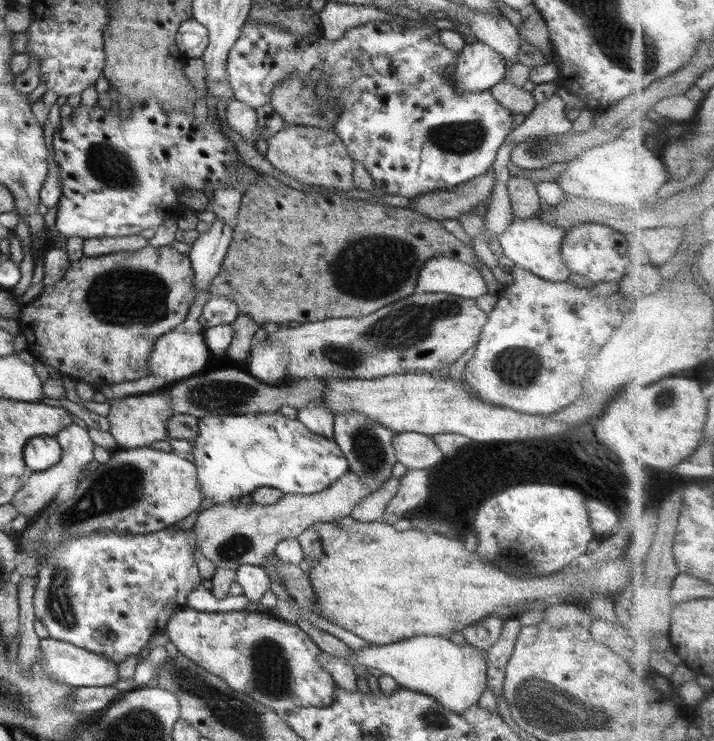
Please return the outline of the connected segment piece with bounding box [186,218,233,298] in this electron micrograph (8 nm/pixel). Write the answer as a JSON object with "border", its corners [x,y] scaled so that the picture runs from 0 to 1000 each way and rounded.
{"border":[[[304,294],[294,302],[291,310],[283,312],[280,320],[268,329],[269,336],[262,341],[263,350],[266,350],[268,360],[272,366],[272,390],[275,390],[276,402],[283,394],[294,394],[294,379],[305,371],[308,367],[315,343],[319,337],[326,323],[326,308],[311,298],[311,296]]]}

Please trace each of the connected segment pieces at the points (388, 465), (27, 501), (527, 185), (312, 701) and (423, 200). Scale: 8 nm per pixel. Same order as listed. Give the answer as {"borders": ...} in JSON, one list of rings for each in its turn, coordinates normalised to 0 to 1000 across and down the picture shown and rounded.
{"borders":[[[[482,553],[476,559],[468,559],[466,568],[468,596],[482,610],[490,626],[489,637],[496,637],[518,664],[527,664],[549,642],[549,630],[556,623],[553,607],[548,599],[553,584],[546,578],[538,578],[535,572],[518,567],[515,561],[504,559],[501,553],[499,556]]],[[[105,571],[92,575],[90,580],[78,584],[77,592],[87,605],[87,615],[81,626],[70,630],[67,634],[42,638],[34,656],[20,668],[14,682],[22,686],[25,694],[32,694],[38,700],[48,702],[81,672],[81,661],[92,653],[109,653],[115,645],[118,634],[123,634],[123,626],[132,621],[132,596],[123,587],[123,580]]],[[[718,235],[713,240],[711,263],[720,297],[746,294],[761,278],[751,260],[751,247],[731,238]]],[[[258,819],[239,830],[230,853],[269,895],[396,969],[417,955],[462,953],[471,945],[472,924],[465,910],[445,892],[452,877],[417,843],[392,838],[380,829],[342,823],[277,826]]],[[[683,231],[636,254],[588,262],[570,279],[612,298],[640,296],[646,287],[661,285],[683,271],[692,251],[695,235]]]]}

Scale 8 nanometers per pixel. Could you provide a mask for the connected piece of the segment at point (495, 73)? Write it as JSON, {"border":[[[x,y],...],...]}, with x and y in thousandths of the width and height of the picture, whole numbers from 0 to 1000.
{"border":[[[658,53],[640,73],[634,113],[647,126],[672,126],[703,112],[709,100],[707,80],[692,65],[686,65],[675,54]]]}

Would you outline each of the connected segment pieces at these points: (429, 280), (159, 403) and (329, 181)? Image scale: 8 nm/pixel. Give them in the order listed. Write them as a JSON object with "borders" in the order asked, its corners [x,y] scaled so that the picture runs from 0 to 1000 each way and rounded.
{"borders":[[[[627,345],[599,351],[583,383],[583,394],[591,395],[625,395],[658,404],[683,397],[681,381],[668,362]]],[[[234,522],[221,525],[218,529],[154,537],[150,541],[154,545],[150,561],[154,579],[150,582],[160,588],[164,605],[185,607],[210,603],[213,596],[237,591],[232,568],[241,564],[244,553],[241,553],[241,540],[238,540],[238,529]]],[[[405,170],[371,190],[375,193],[373,213],[401,238],[434,251],[459,254],[462,259],[482,260],[497,254],[493,212],[471,178],[440,171]]]]}

